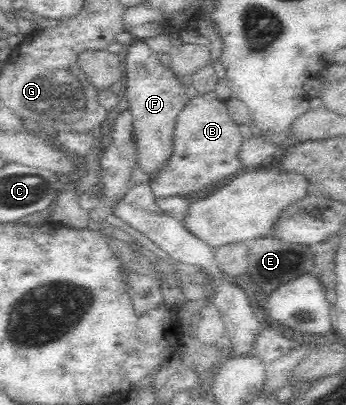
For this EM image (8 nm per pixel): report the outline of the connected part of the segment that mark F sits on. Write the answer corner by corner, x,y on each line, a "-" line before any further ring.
137,40
127,50
124,60
125,75
127,76
125,96
128,98
128,111
132,116
133,144
137,166
146,174
150,184
157,181
172,164
176,154
176,124
180,112
190,102
186,95
187,88
182,86
178,75
167,69
160,61
160,55
144,43

